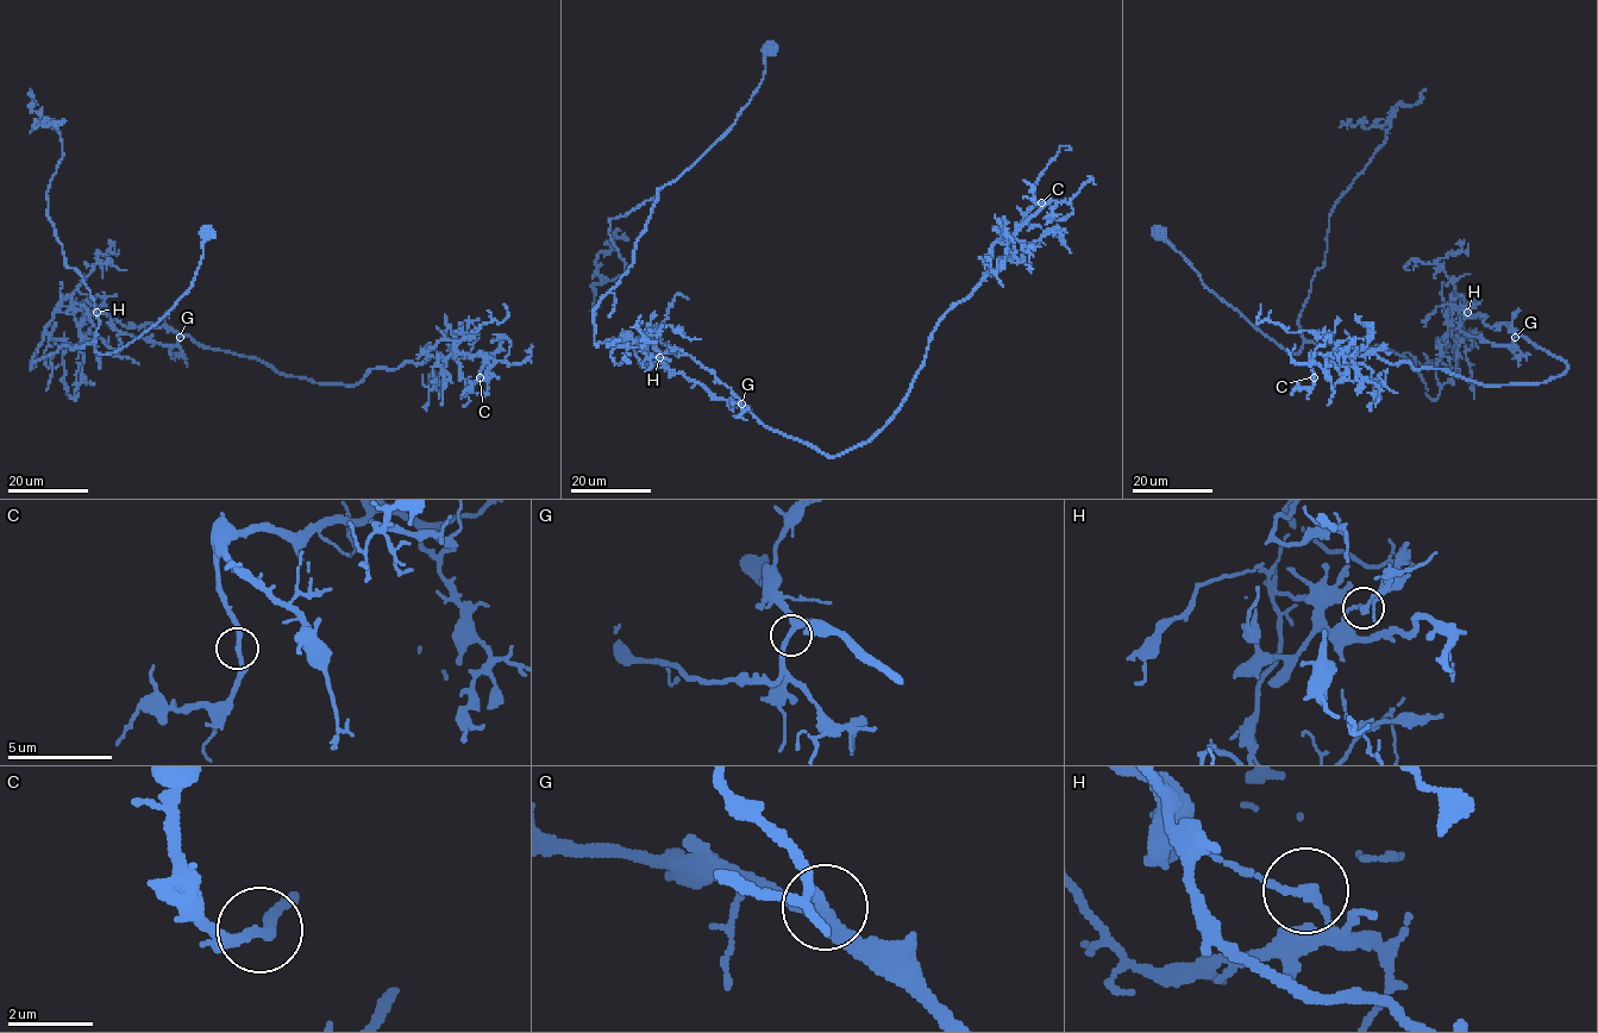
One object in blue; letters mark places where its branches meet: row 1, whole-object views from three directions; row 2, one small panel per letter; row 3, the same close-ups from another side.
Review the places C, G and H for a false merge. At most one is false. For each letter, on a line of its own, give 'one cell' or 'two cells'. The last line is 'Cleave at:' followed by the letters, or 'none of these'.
C: one cell
G: one cell
H: two cells
Cleave at: H

